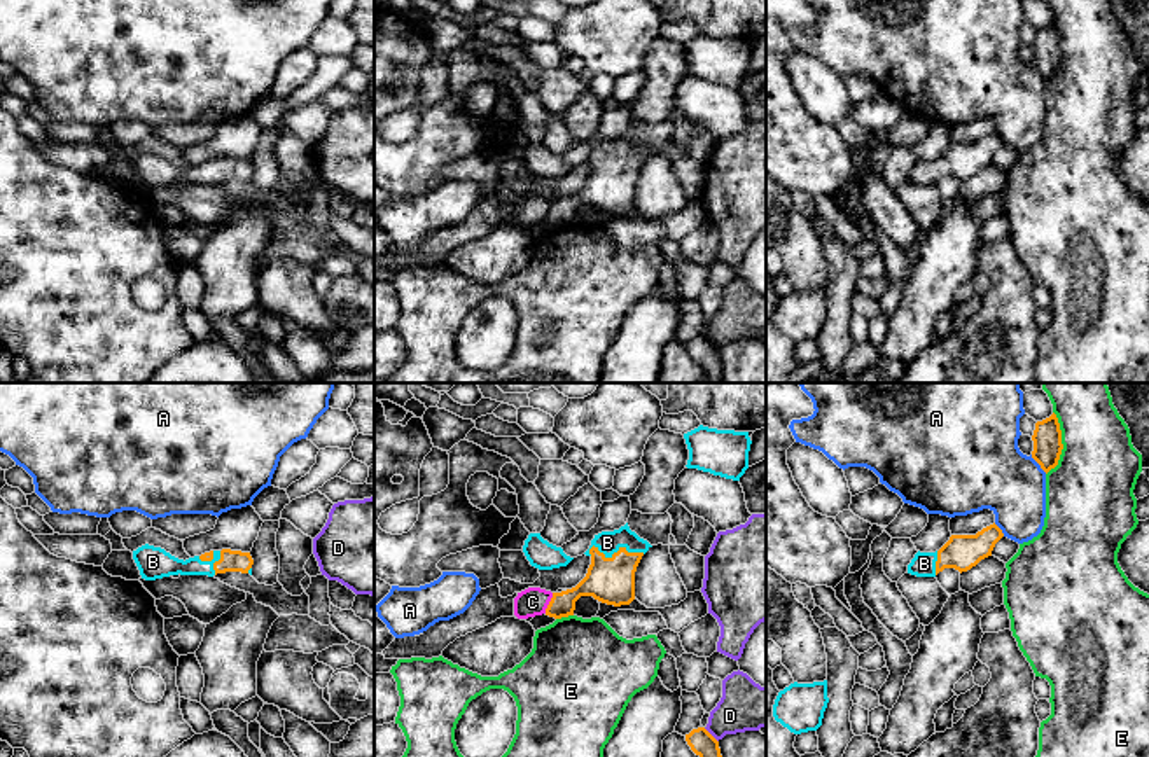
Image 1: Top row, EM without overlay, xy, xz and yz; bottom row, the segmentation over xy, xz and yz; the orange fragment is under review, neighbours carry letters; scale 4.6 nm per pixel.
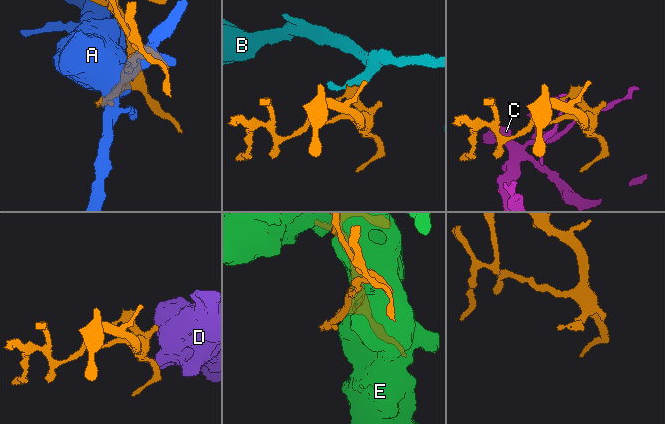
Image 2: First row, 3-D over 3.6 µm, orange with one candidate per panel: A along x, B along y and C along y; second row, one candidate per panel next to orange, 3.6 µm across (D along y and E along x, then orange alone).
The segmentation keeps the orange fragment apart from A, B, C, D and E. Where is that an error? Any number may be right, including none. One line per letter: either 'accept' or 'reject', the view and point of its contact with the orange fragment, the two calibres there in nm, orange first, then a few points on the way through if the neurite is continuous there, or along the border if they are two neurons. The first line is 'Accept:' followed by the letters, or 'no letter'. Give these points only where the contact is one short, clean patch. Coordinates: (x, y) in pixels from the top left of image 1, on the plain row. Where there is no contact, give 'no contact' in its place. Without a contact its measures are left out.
Accept: B
A: reject | yz (1037, 70) | 130/380 nm
B: accept | xz (616, 161) | 220/110 nm | across xz (611, 189), (616, 161), (607, 151)
C: reject | xz (550, 212) | 140/130 nm
D: reject | xz (710, 343) | 110/220 nm
E: reject | yz (1060, 51) | 130/380 nm

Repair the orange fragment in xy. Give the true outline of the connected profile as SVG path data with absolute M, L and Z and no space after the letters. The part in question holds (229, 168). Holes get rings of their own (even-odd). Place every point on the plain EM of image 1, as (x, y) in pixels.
M142 154L133 159L133 168L140 178L142 187L156 189L170 184L208 184L226 180L241 180L252 184L254 168L250 161L241 159L210 159L189 168L178 168L161 156Z

